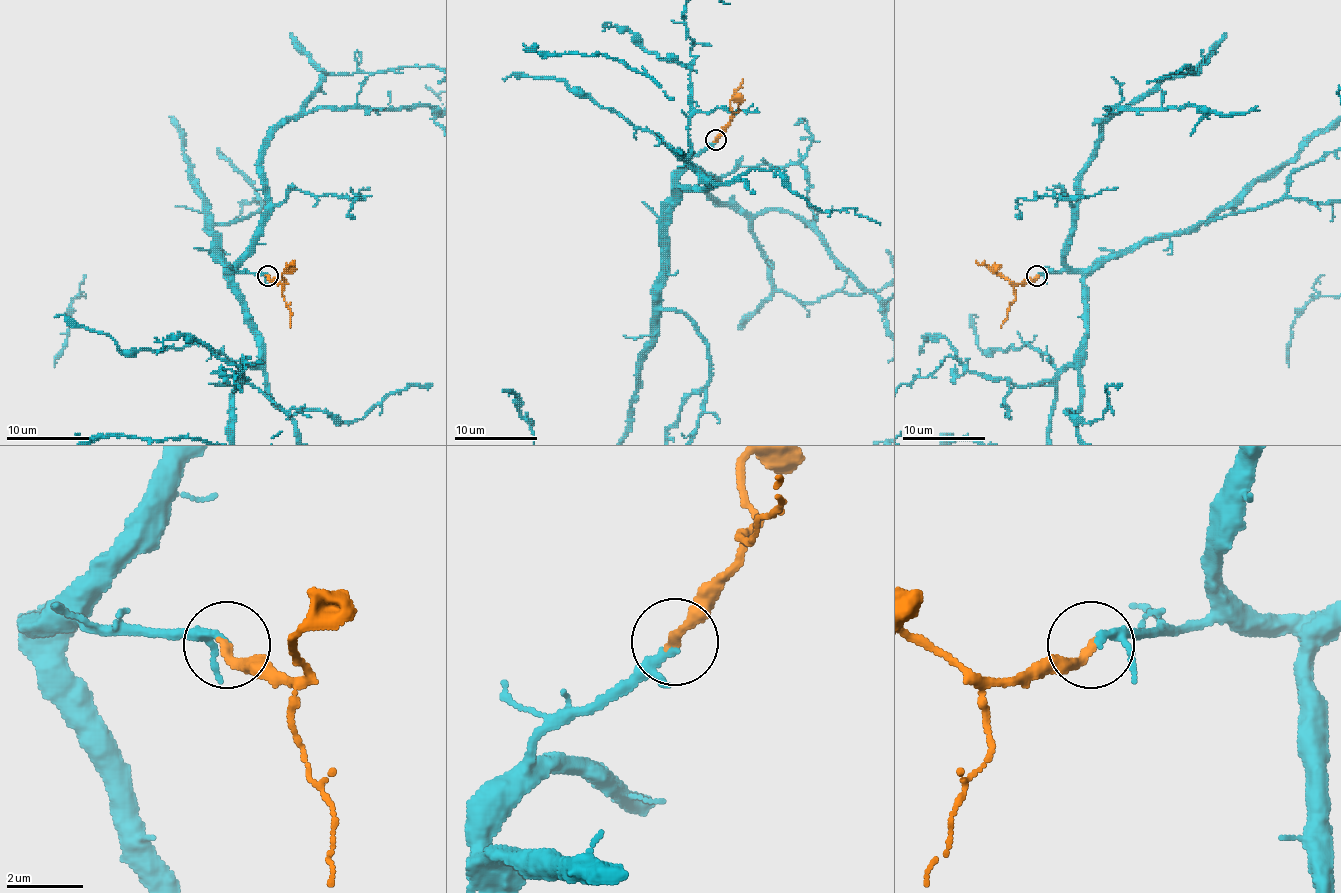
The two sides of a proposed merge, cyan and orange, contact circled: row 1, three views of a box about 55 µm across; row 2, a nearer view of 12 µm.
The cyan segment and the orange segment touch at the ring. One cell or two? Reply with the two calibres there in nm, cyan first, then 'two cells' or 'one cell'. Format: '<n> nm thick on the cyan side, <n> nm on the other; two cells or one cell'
160 nm thick on the cyan side, 240 nm on the other; one cell

